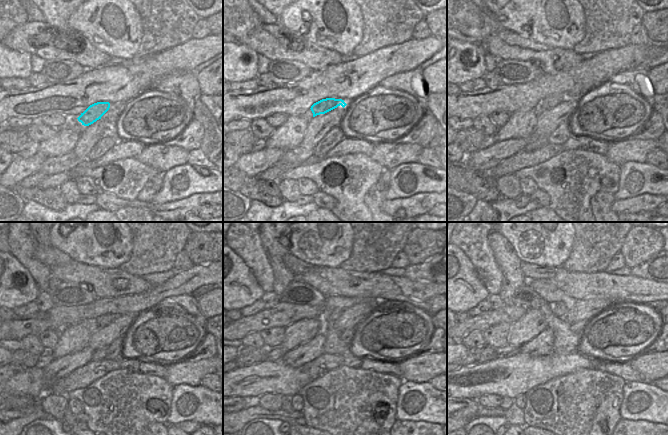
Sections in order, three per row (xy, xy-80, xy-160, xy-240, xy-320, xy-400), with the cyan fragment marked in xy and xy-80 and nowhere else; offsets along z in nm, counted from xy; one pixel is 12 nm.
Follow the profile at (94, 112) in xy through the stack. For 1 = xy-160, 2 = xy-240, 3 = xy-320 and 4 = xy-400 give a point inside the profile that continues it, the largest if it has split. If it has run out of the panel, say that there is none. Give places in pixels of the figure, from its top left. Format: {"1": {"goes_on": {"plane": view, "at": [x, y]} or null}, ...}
{"1": {"goes_on": {"plane": "xy-160", "at": [551, 101]}}, "2": {"goes_on": {"plane": "xy-240", "at": [102, 321]}}, "3": {"goes_on": {"plane": "xy-320", "at": [335, 313]}}, "4": {"goes_on": {"plane": "xy-400", "at": [559, 308]}}}

